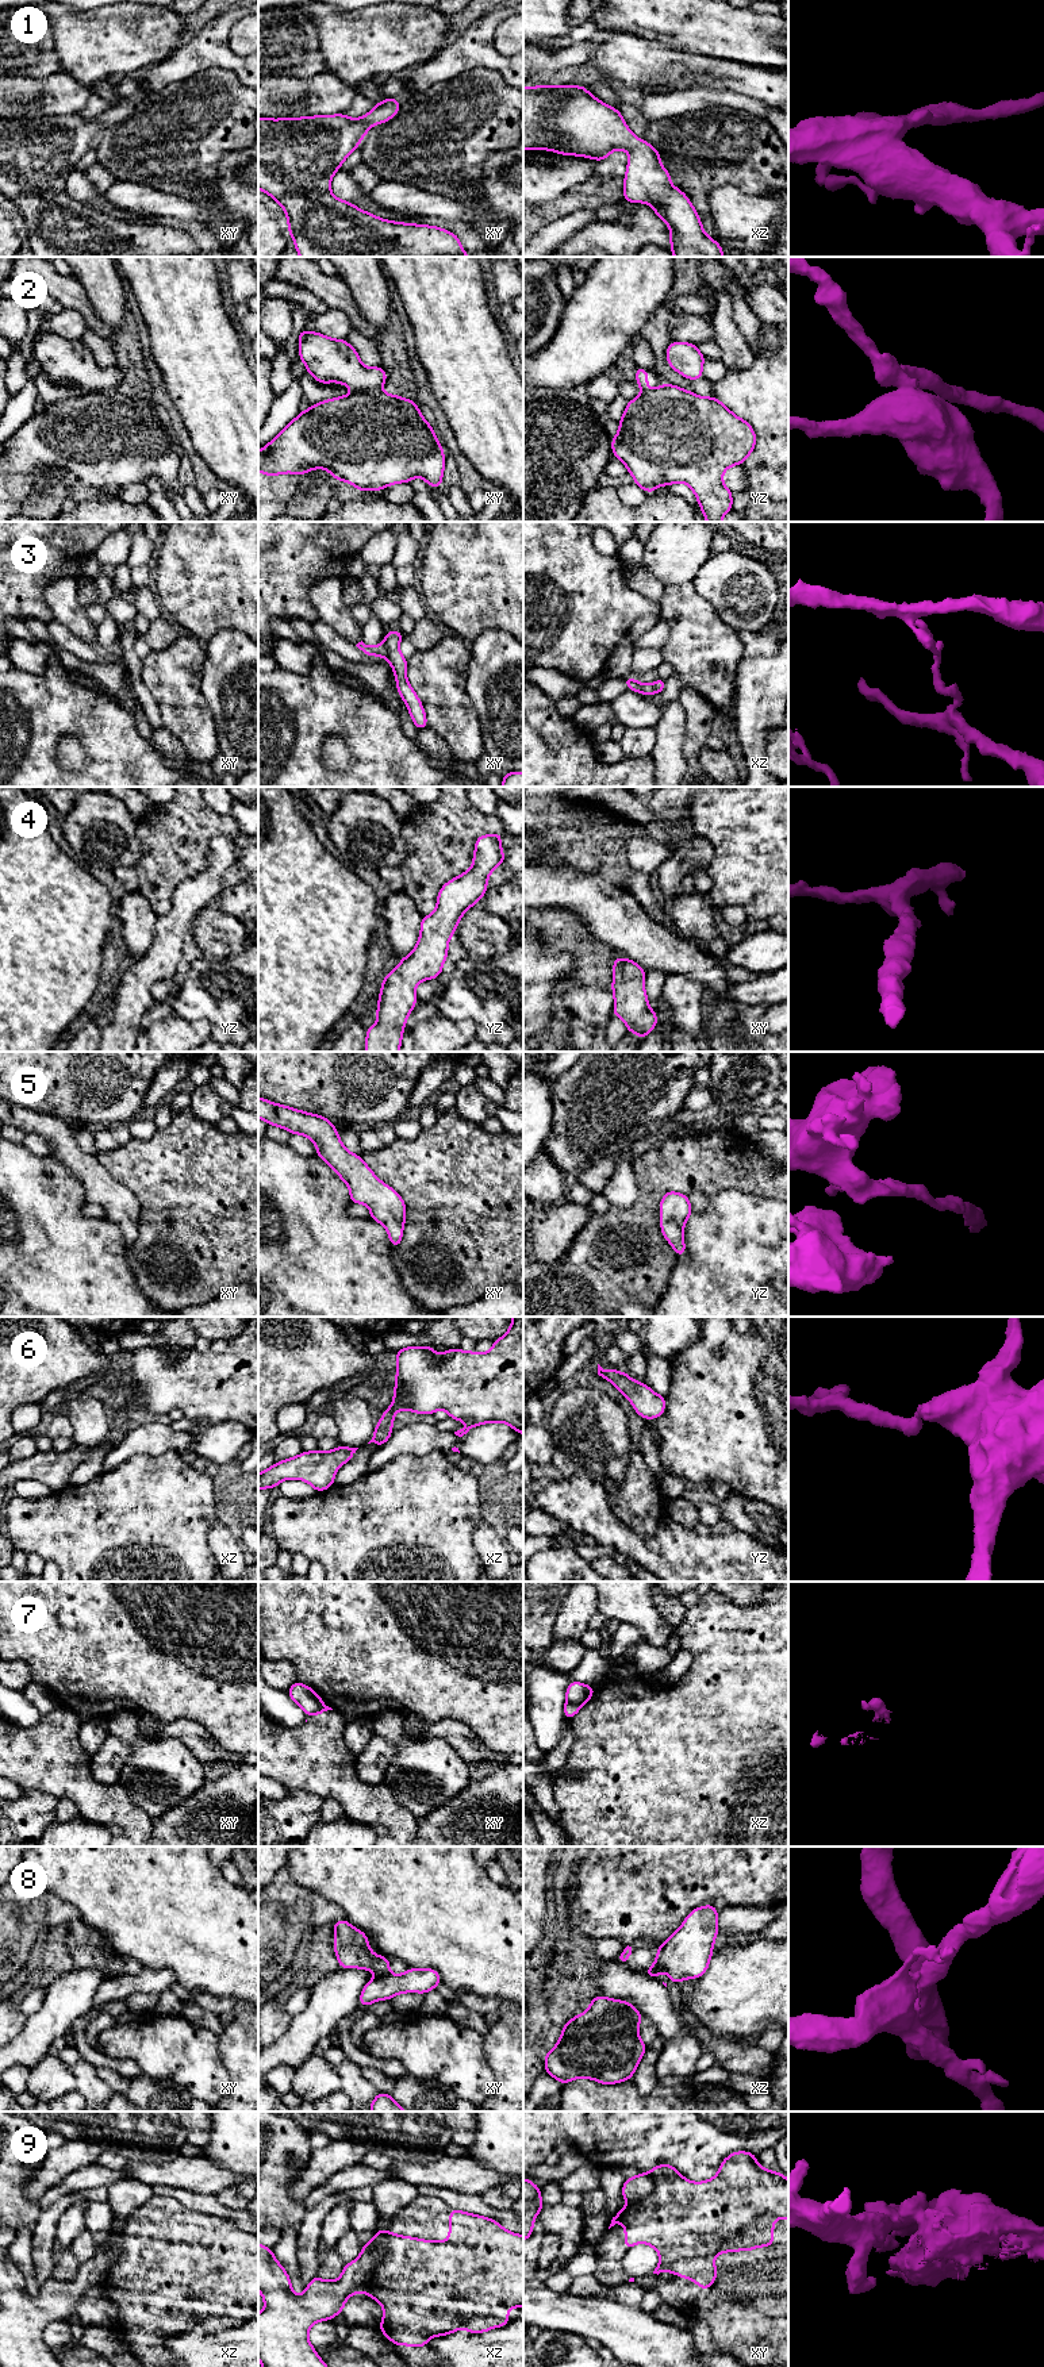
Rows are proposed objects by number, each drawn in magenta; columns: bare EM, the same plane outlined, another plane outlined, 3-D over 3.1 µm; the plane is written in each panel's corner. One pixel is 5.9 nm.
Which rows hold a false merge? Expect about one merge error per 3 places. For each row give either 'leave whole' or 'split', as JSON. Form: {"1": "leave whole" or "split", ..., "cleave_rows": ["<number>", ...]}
{"1": "leave whole", "2": "split", "3": "split", "4": "leave whole", "5": "leave whole", "6": "leave whole", "7": "split", "8": "split", "9": "split", "cleave_rows": ["2", "3", "7", "8", "9"]}

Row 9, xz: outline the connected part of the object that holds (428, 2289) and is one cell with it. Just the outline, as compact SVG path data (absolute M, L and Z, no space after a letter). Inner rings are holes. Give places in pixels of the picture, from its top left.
M453 2209L449 2212L448 2241L431 2241L402 2235L392 2235L389 2228L387 2228L385 2237L381 2244L385 2248L385 2253L372 2270L369 2280L362 2289L362 2293L368 2294L383 2306L384 2316L379 2329L395 2345L412 2345L415 2348L421 2348L427 2345L427 2340L430 2337L450 2335L461 2328L467 2329L469 2333L483 2333L498 2326L506 2326L508 2325L508 2309L523 2306L523 2236L506 2230L499 2222L488 2217Z

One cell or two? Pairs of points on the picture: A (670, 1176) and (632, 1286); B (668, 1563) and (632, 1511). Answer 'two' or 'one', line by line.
A: one
B: two

